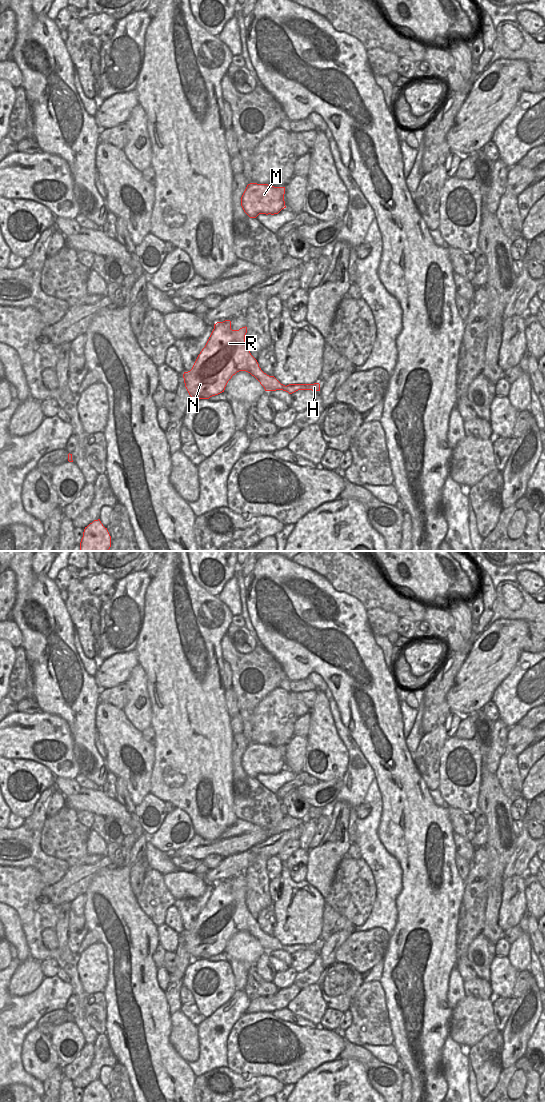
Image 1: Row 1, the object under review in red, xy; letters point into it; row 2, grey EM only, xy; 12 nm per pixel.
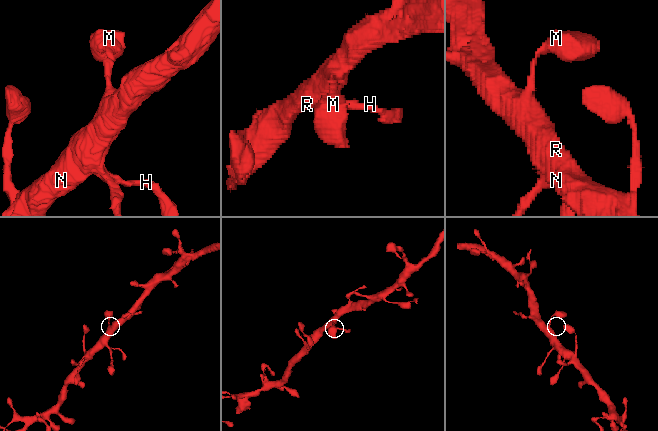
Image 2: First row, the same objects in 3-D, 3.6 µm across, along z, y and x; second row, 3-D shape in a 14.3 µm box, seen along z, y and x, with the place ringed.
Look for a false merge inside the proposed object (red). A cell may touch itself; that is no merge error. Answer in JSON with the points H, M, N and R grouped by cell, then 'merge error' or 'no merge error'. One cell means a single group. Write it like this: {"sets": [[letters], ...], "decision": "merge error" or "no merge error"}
{"sets": [["H", "M", "N", "R"]], "decision": "no merge error"}

